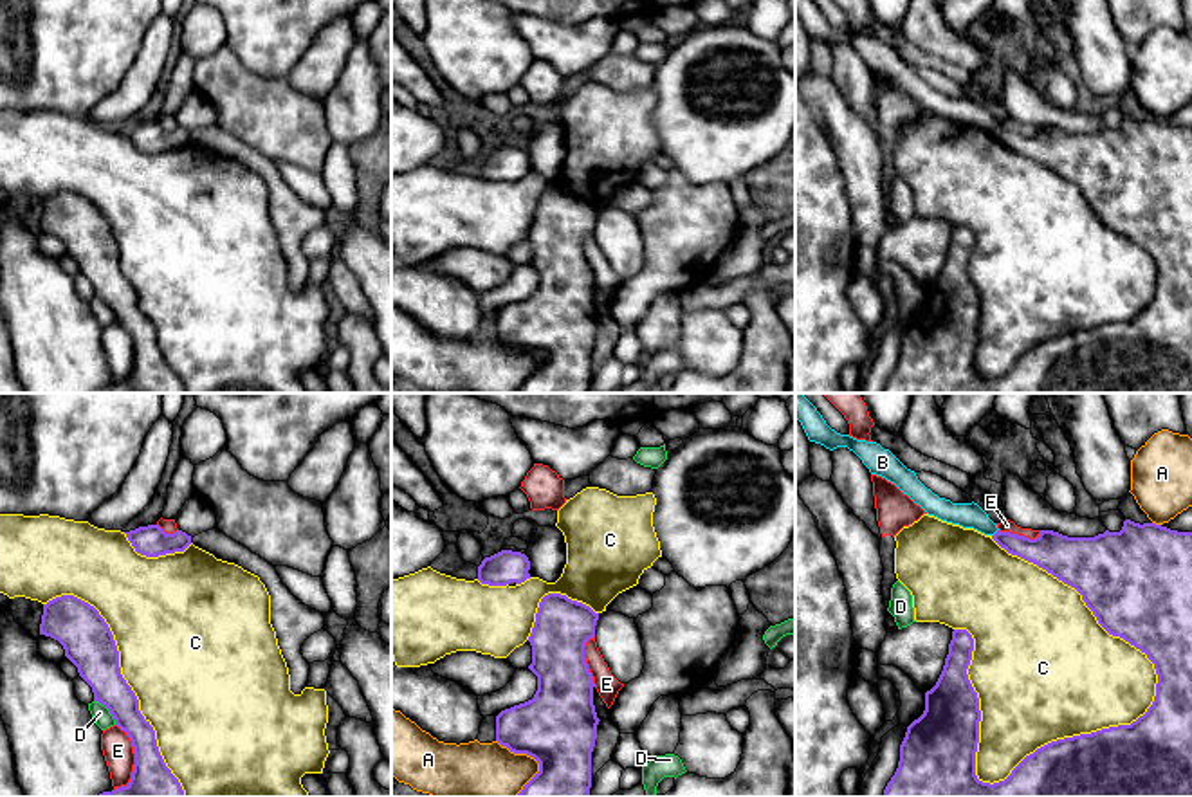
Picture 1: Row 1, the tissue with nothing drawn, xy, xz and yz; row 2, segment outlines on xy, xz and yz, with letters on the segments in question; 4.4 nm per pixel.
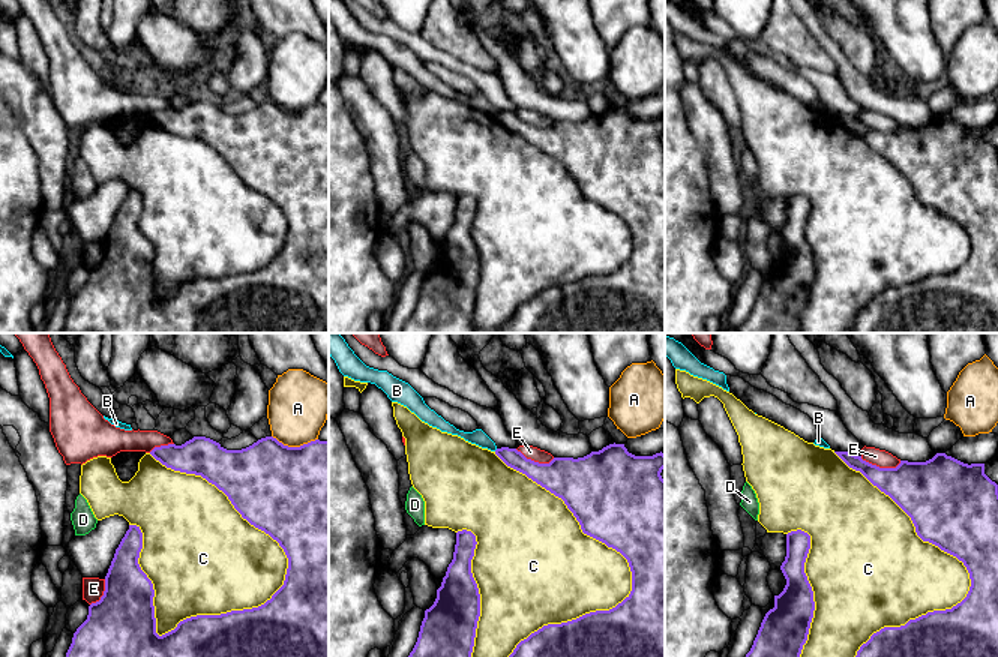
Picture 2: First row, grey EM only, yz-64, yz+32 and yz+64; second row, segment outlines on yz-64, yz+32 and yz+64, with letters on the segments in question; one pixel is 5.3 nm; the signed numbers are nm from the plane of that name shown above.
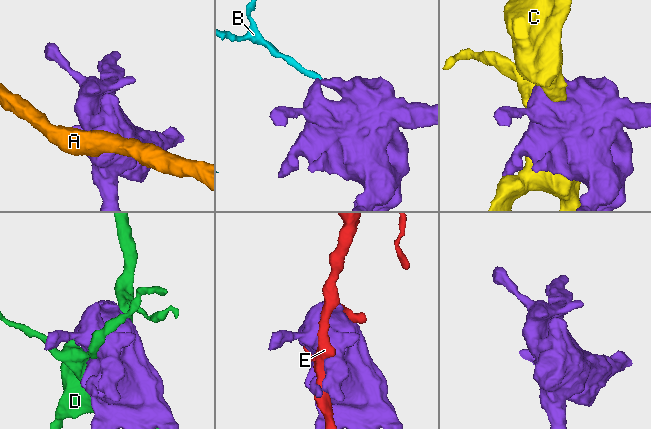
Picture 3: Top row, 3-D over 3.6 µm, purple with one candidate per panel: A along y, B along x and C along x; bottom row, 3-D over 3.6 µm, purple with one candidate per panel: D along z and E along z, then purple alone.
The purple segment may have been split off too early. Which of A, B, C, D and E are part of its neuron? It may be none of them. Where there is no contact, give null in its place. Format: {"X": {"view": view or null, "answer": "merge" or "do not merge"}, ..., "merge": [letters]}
{"A": {"view": "xz", "answer": "do not merge"}, "B": {"view": "yz", "answer": "do not merge"}, "C": {"view": "yz", "answer": "do not merge"}, "D": {"view": "xy", "answer": "do not merge"}, "E": {"view": "xy", "answer": "do not merge"}, "merge": []}

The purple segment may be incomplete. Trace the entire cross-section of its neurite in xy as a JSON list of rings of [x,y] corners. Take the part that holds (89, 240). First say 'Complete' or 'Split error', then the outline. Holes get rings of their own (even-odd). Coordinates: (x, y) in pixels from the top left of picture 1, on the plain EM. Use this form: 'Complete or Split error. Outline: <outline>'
Complete. Outline: [[[61,191],[43,200],[40,231],[58,236],[79,272],[92,283],[94,298],[105,301],[132,337],[135,361],[126,382],[97,393],[184,393],[179,375],[166,362],[155,326],[139,307],[139,296],[121,270],[114,231],[88,198]]]

